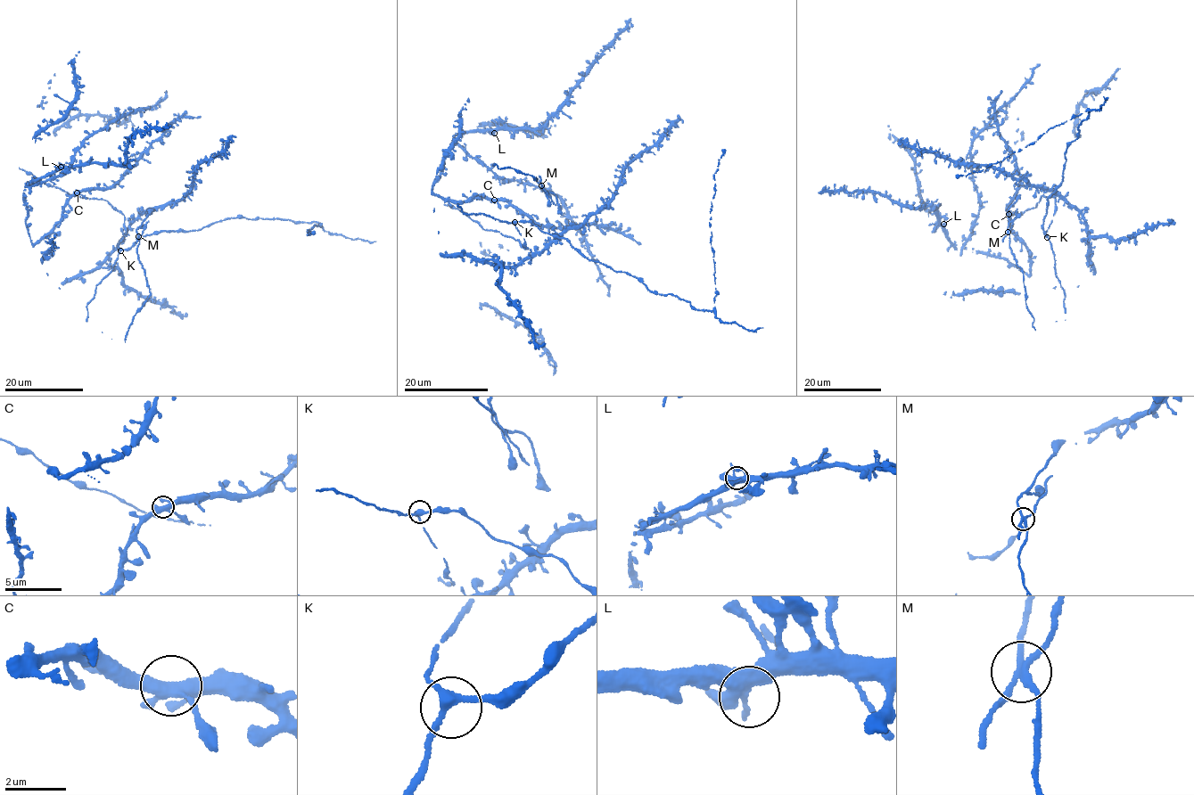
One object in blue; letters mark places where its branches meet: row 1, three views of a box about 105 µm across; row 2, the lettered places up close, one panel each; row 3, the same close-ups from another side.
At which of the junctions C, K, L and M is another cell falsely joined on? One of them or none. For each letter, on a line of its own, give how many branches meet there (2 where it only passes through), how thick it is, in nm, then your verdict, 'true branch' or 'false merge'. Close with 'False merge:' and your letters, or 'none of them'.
C: 4 branches meet; 380 nm thick; true branch
K: 3 branches meet; 260 nm thick; true branch
L: 4 branches meet; 380 nm thick; true branch
M: 4 branches meet; 220 nm thick; false merge
False merge: M

